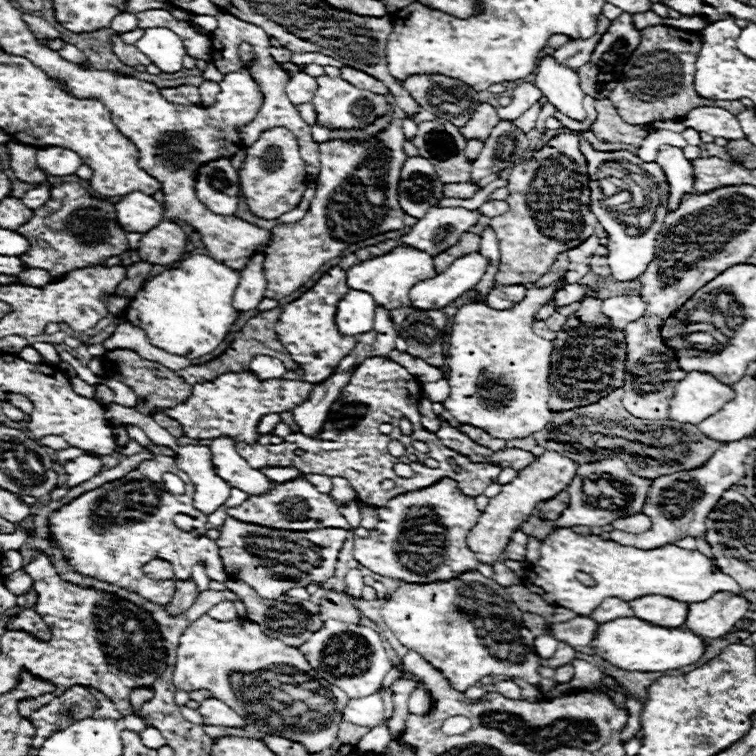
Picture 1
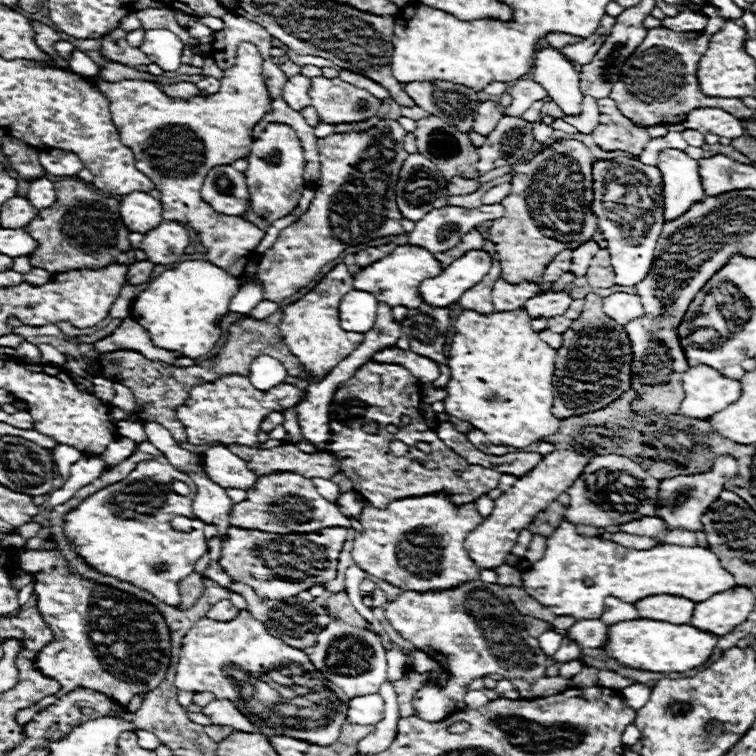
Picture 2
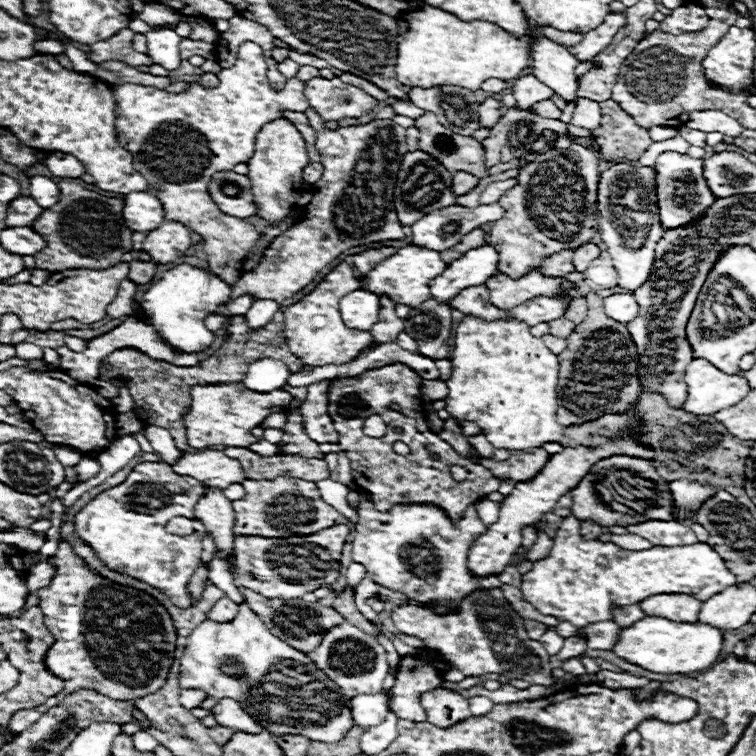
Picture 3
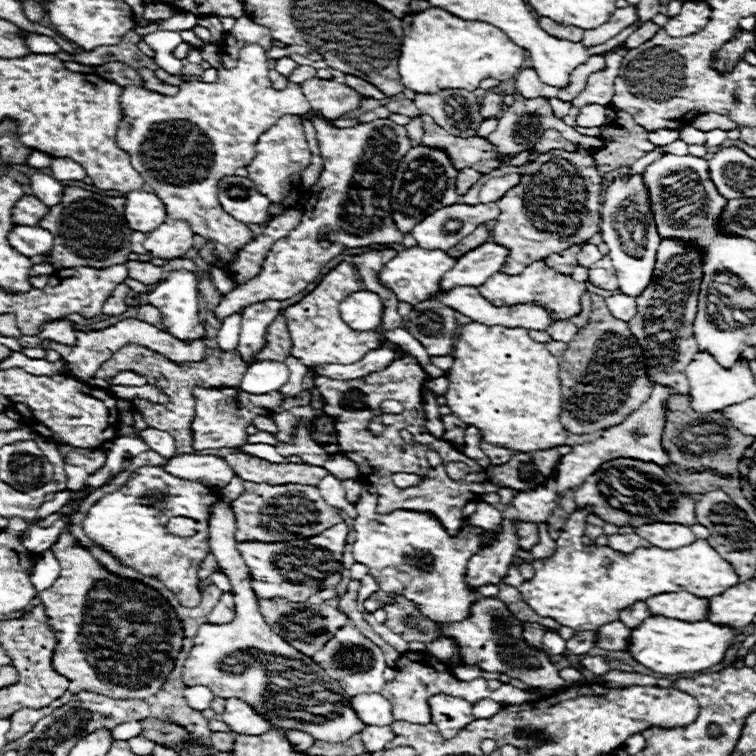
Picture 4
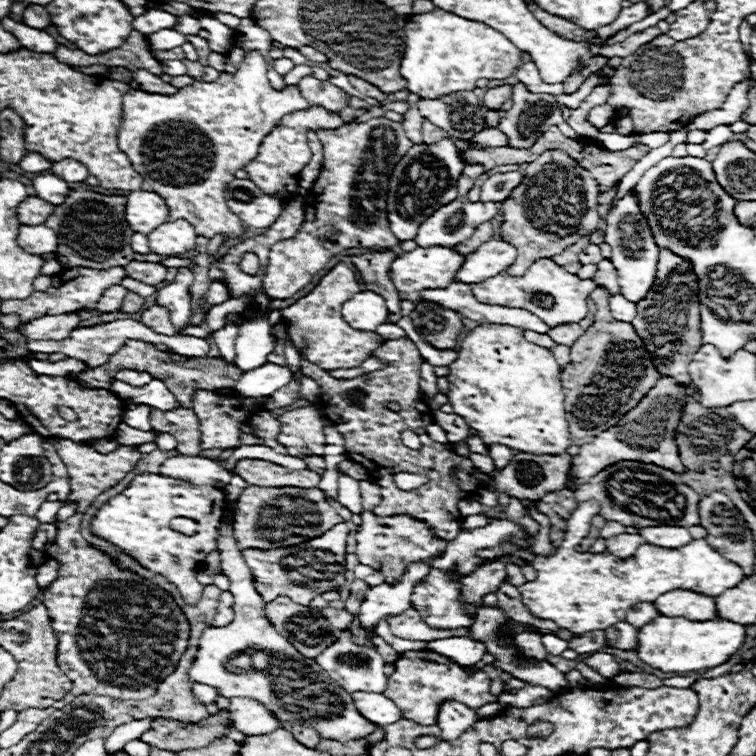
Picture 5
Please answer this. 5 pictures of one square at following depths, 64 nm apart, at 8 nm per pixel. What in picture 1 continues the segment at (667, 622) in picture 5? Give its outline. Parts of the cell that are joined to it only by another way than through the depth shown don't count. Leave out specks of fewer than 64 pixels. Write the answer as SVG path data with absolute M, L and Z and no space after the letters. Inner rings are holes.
M618 618L606 624L600 624L596 642L592 648L598 656L608 660L610 664L632 670L632 672L664 672L664 670L678 670L698 662L704 654L708 640L696 636L688 628L664 628L658 624L650 624L640 618Z

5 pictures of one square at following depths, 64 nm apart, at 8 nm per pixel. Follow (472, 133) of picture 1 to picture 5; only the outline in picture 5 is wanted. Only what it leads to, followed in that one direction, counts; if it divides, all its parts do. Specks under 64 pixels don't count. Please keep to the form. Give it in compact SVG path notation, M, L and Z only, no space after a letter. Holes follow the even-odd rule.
M508 84L486 90L486 94L484 94L484 106L490 108L490 110L500 110L502 104L512 98L512 90L514 90L514 88L508 86Z

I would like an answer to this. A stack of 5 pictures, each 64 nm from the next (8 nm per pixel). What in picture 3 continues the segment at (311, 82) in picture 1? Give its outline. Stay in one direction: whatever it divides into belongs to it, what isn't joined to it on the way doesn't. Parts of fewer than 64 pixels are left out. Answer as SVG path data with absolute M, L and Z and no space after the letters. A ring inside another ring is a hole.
M244 42L238 50L238 66L222 68L220 84L216 88L204 88L198 82L192 82L184 92L170 94L152 86L138 84L122 84L114 86L116 94L116 132L118 142L132 154L134 168L144 174L146 182L156 190L160 202L164 202L166 220L184 222L192 232L202 236L204 250L208 254L208 268L226 284L234 286L236 278L240 278L240 262L244 254L254 246L260 234L248 222L240 218L232 218L218 210L216 202L208 192L208 184L216 172L234 170L236 164L248 162L254 156L256 134L264 128L264 124L282 118L284 110L290 112L306 112L310 108L304 96L304 82L293 77L288 79L280 92L272 90L266 78L266 58L258 44Z

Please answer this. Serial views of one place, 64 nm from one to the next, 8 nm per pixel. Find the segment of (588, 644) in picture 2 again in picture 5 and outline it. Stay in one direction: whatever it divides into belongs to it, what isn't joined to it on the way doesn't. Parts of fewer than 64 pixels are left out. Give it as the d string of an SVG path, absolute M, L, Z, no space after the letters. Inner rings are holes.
M618 622L616 626L610 626L606 634L608 634L608 646L612 648L636 650L638 646L638 628L630 626L628 622Z

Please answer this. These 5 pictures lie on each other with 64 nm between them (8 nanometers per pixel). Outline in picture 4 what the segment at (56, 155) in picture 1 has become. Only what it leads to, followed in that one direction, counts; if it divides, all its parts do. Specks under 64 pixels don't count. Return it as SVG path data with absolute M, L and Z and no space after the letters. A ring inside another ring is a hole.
M52 158L50 170L52 170L52 176L62 180L62 182L66 182L66 180L84 180L86 178L86 170L70 158Z

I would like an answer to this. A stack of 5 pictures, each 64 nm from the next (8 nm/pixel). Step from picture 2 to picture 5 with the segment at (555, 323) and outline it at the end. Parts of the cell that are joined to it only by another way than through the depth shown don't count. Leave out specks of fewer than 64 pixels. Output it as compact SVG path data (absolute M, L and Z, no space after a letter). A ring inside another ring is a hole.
M578 324L556 326L556 328L550 328L550 330L548 330L548 336L550 336L556 344L564 344L564 346L572 346L582 334L584 334L584 328L580 328Z

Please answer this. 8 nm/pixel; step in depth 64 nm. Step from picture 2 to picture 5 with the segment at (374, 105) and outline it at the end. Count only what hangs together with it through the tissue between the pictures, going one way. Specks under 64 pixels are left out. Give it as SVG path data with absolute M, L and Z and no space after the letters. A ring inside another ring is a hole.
M304 76L298 88L310 106L324 106L328 112L338 112L346 106L346 92L328 80L322 82L314 76Z

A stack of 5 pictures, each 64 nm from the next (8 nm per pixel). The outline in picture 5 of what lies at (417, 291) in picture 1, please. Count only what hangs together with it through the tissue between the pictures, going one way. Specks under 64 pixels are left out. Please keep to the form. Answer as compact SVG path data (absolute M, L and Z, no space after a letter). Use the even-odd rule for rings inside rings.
M488 240L476 252L466 254L464 266L456 274L456 282L476 284L504 272L516 260L516 248L504 240Z

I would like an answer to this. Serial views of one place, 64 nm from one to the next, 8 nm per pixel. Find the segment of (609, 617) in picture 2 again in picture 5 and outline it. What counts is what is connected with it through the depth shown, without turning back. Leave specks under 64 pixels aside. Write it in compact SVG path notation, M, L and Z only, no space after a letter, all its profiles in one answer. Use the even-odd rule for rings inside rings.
M642 602L642 604L636 604L636 608L632 608L628 614L626 614L626 622L640 628L648 622L652 622L654 618L658 618L660 612L656 610L656 606L652 602Z

